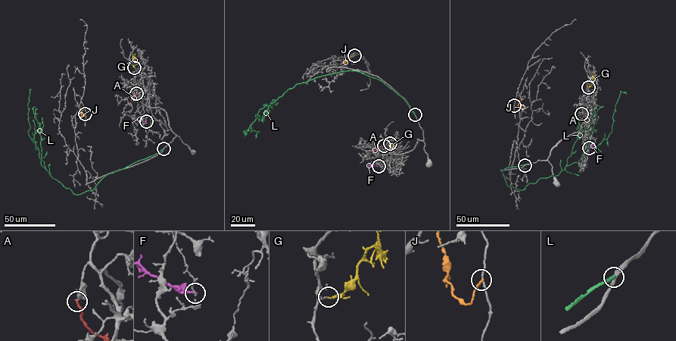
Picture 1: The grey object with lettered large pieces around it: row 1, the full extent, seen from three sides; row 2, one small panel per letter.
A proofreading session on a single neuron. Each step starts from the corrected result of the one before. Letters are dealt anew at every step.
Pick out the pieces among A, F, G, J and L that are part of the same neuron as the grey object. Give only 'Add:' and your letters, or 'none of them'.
Add: A, G

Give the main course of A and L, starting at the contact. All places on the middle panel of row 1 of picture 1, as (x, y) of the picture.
A: (384, 145), (373, 151)
L: (415, 114), (380, 80), (354, 70), (338, 72), (297, 83), (260, 109), (243, 132), (257, 131), (255, 138)

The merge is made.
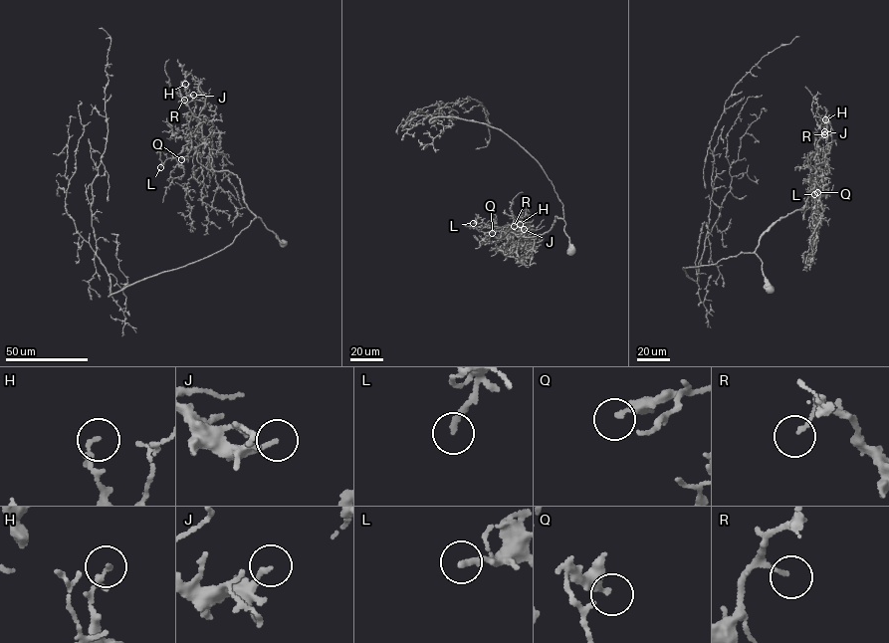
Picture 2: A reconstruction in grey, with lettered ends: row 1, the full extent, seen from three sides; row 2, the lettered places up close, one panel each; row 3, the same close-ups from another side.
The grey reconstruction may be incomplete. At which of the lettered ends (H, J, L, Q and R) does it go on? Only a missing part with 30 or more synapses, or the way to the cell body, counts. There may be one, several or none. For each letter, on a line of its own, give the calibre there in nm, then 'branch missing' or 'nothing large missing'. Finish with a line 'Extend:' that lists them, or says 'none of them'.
H: calibre 120 nm; nothing large missing
J: calibre 140 nm; nothing large missing
L: calibre 200 nm; branch missing
Q: calibre 280 nm; nothing large missing
R: calibre 130 nm; nothing large missing
Extend: L

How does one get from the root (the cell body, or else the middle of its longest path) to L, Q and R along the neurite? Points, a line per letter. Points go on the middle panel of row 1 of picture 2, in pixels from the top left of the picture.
L: (571, 252), (565, 223), (556, 216), (548, 232), (532, 237), (516, 236), (509, 233), (508, 226), (473, 223)
Q: (571, 252), (565, 223), (556, 216), (548, 232), (537, 236), (516, 236), (508, 230), (511, 225), (492, 233)
R: (571, 252), (565, 223), (556, 216), (548, 232), (537, 236), (522, 239), (519, 221), (514, 226)

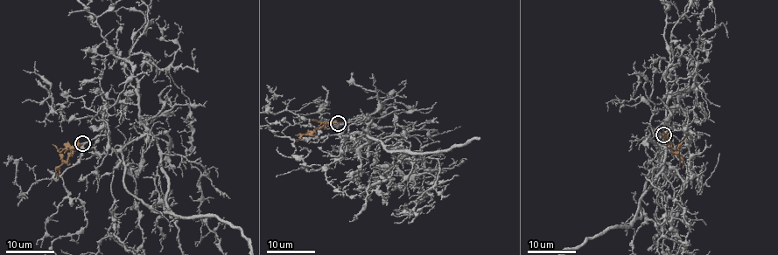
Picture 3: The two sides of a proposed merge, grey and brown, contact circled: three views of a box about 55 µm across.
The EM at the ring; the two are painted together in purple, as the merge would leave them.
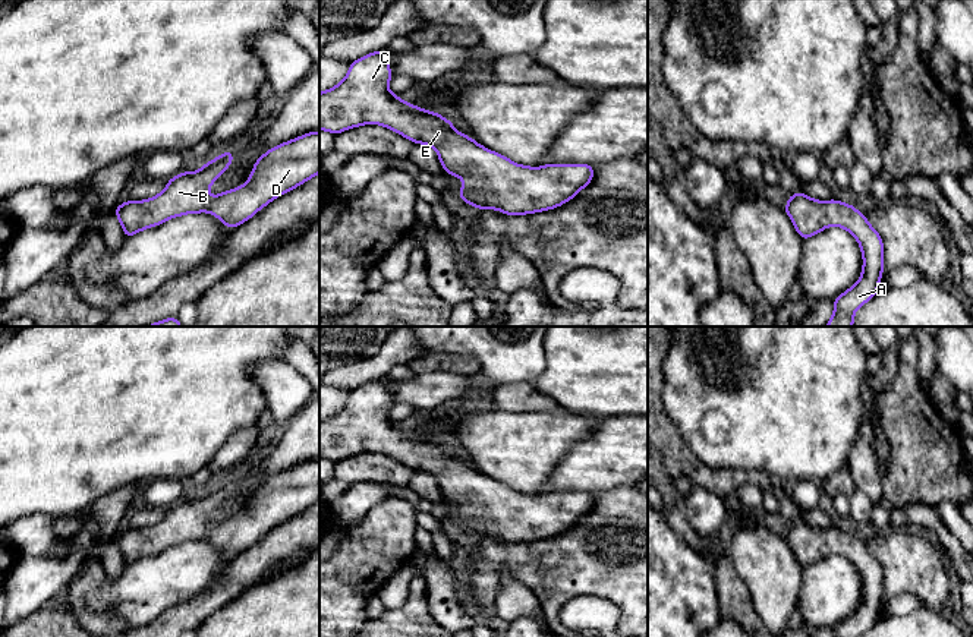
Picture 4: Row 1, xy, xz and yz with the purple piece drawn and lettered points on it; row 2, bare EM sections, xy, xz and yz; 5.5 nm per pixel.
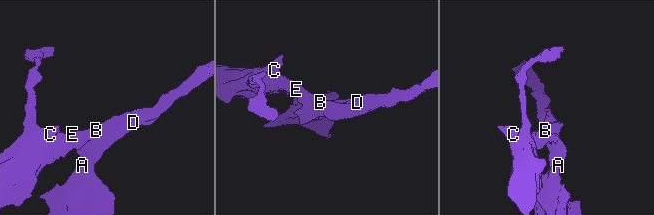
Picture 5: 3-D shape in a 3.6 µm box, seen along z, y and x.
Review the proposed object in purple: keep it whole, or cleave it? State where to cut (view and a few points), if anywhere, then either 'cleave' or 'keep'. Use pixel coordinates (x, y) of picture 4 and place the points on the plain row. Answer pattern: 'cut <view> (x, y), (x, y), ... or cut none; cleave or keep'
cut none; keep

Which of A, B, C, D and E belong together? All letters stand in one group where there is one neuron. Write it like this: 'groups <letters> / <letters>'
groups A B C D E

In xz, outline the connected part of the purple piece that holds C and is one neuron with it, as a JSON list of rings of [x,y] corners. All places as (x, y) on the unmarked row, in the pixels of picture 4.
[[[387,378],[374,379],[352,390],[346,406],[338,413],[319,420],[319,458],[337,463],[375,451],[413,472],[431,473],[438,482],[443,498],[463,507],[463,515],[456,518],[457,523],[466,533],[478,534],[479,539],[500,537],[504,543],[526,543],[554,537],[573,527],[593,508],[593,492],[545,492],[542,495],[516,492],[460,461],[451,448],[441,442],[403,429],[388,417],[393,401],[387,384]]]

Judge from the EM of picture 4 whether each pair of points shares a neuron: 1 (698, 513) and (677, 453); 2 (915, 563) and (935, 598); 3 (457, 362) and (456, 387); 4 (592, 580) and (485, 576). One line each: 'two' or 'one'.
1: two
2: one
3: two
4: one

